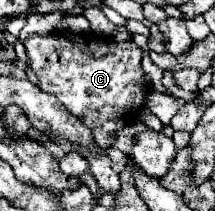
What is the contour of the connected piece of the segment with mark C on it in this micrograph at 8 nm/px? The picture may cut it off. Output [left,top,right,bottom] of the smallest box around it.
[26,34,148,148]

